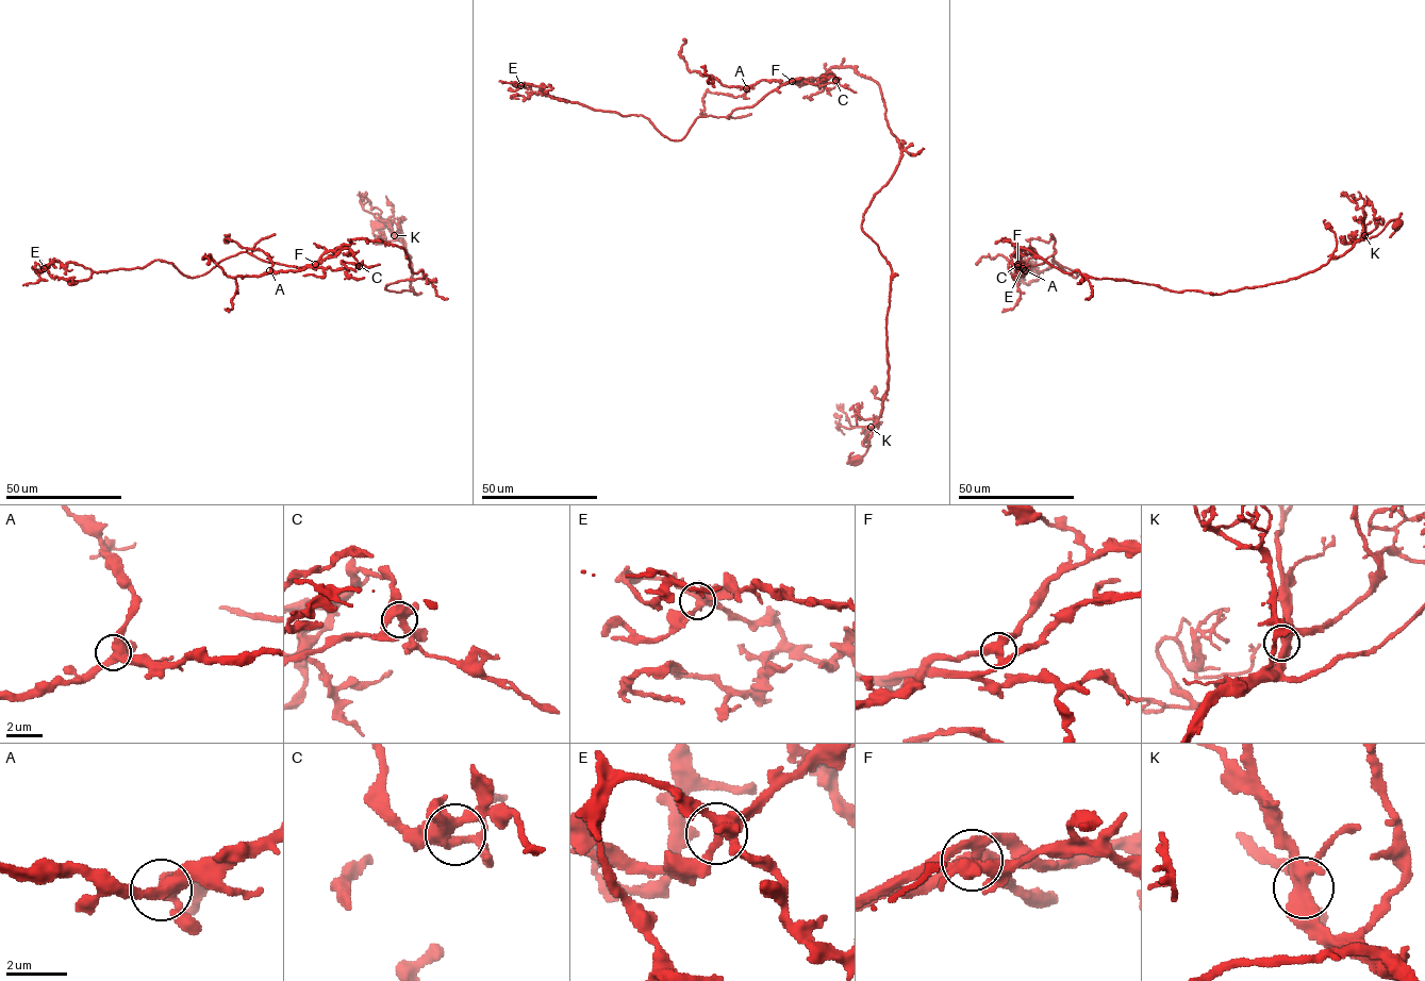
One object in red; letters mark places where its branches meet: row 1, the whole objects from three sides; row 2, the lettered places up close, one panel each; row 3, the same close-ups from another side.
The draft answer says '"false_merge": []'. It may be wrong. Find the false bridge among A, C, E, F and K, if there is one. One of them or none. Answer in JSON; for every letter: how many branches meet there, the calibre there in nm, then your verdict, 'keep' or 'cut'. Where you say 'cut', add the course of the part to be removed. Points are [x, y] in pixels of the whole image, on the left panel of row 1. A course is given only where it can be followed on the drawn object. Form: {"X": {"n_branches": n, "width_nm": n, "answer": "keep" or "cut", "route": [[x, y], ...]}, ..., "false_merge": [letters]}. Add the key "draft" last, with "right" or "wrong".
{"A": {"n_branches": 4, "width_nm": 440, "answer": "keep"}, "C": {"n_branches": 4, "width_nm": 480, "answer": "keep"}, "E": {"n_branches": 4, "width_nm": 440, "answer": "keep"}, "F": {"n_branches": 4, "width_nm": 380, "answer": "cut", "route": [[315, 264], [241, 252], [187, 277], [165, 261], [93, 271], [52, 261], [23, 285]]}, "K": {"n_branches": 4, "width_nm": 420, "answer": "keep"}, "false_merge": ["F"], "draft": "wrong"}

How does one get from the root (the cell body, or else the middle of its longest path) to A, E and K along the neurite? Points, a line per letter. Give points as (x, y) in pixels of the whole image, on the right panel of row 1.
A: (1397, 225), (1391, 220), (1313, 271), (1219, 295), (1064, 272), (1005, 238), (1021, 252), (1016, 271), (1025, 270)
E: (1397, 225), (1313, 271), (1219, 295), (1064, 272), (1005, 238), (1023, 267), (1054, 252), (1077, 276), (1023, 268)
K: (1397, 225), (1391, 220), (1376, 235), (1365, 239), (1364, 235)

